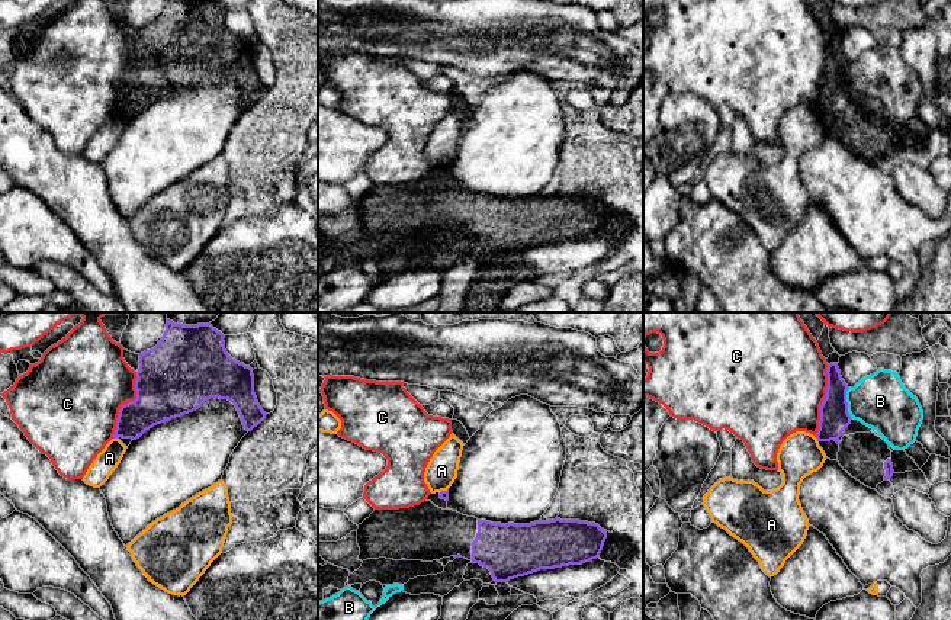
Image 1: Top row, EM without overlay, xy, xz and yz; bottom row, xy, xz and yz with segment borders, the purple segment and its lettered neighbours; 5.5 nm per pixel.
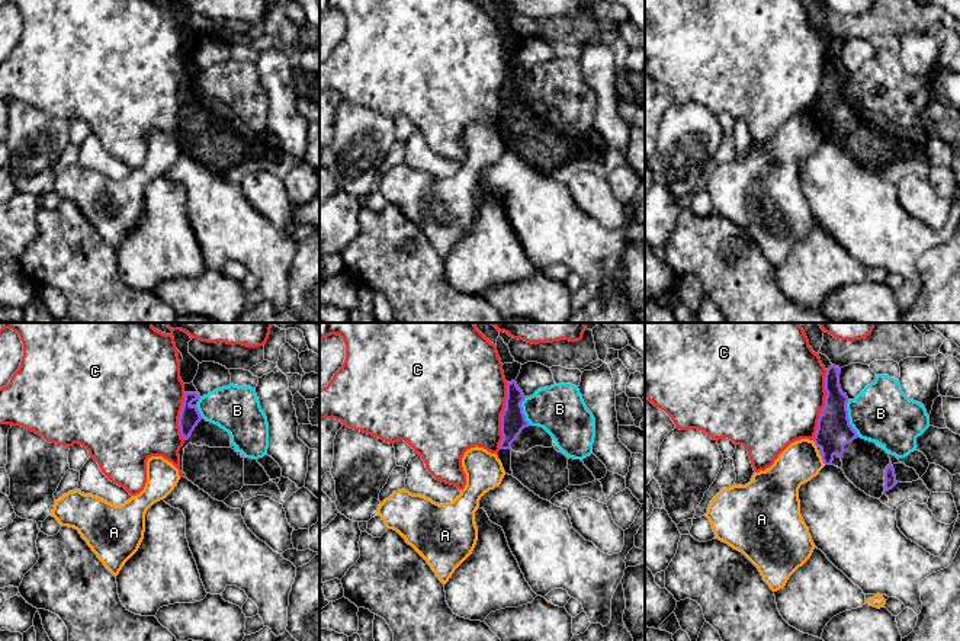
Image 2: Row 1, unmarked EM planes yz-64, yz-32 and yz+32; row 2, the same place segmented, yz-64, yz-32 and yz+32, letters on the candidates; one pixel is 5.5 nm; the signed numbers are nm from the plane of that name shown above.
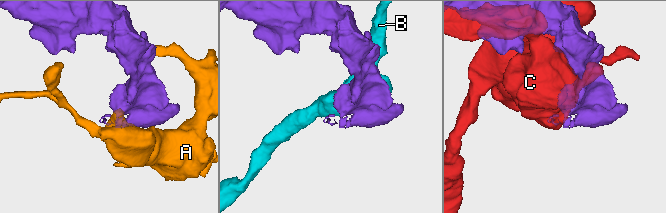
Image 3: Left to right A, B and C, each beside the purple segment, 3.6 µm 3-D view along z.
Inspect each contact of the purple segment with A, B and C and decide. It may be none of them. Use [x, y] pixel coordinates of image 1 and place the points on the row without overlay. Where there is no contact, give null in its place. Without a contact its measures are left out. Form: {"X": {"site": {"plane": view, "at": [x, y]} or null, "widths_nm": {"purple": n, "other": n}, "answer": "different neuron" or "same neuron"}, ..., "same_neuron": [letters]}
{"A": {"site": {"plane": "xy", "at": [116, 112]}, "widths_nm": {"purple": 190, "other": 120}, "answer": "different neuron"}, "B": {"site": {"plane": "yz", "at": [847, 79]}, "widths_nm": {"purple": 160, "other": 320}, "answer": "different neuron"}, "C": {"site": {"plane": "xy", "at": [125, 79]}, "widths_nm": {"purple": 340, "other": 480}, "answer": "different neuron"}, "same_neuron": []}

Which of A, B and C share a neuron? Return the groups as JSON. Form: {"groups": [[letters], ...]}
{"groups": [["A"], ["B"], ["C"]]}

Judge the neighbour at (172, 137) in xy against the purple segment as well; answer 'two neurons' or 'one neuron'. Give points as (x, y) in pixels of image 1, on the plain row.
two neurons

